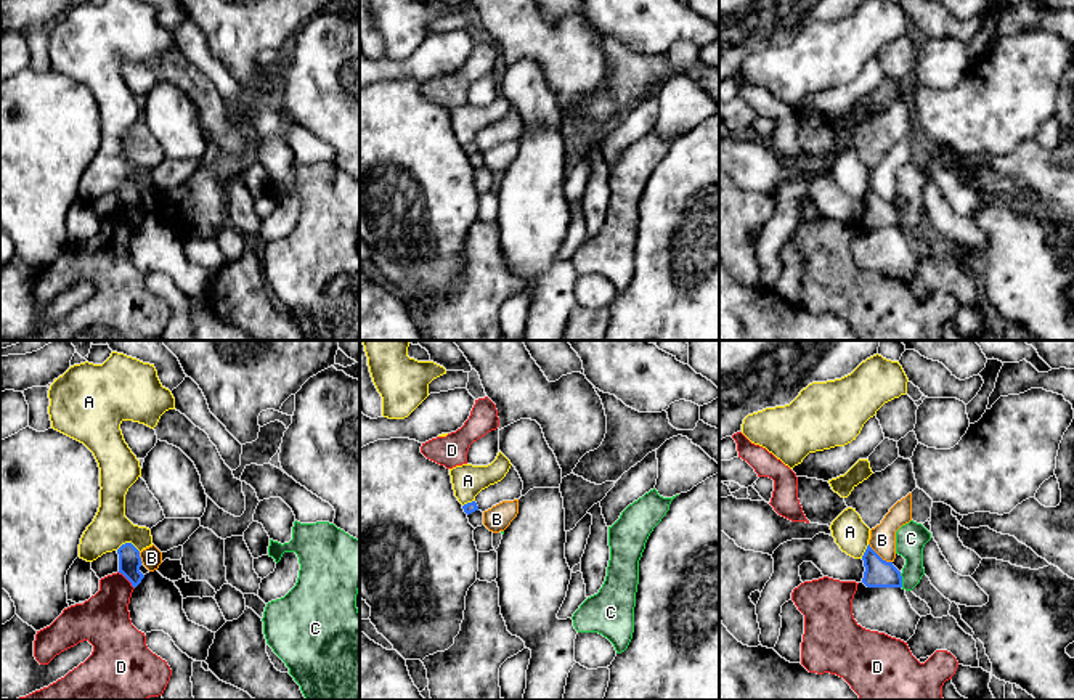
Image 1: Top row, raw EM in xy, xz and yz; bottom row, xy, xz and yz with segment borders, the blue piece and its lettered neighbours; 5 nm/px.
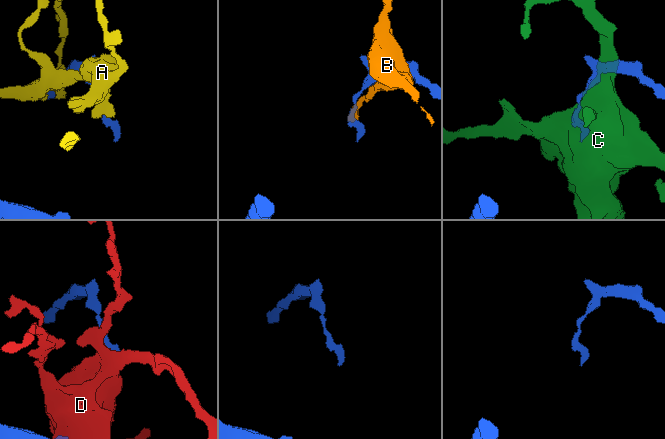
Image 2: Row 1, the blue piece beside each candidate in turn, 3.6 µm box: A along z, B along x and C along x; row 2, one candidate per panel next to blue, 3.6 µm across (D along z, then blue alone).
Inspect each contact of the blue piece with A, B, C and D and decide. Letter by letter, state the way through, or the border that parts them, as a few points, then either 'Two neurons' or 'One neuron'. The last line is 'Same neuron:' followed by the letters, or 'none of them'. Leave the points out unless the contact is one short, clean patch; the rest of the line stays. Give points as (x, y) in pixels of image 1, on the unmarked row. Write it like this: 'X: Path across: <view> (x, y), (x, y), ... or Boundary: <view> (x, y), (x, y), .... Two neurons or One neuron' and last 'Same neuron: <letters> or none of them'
A: Two neurons
B: Boundary: yz (869, 183), (883, 199), (891, 203). Two neurons
C: Two neurons
D: Two neurons
Same neuron: none of them

